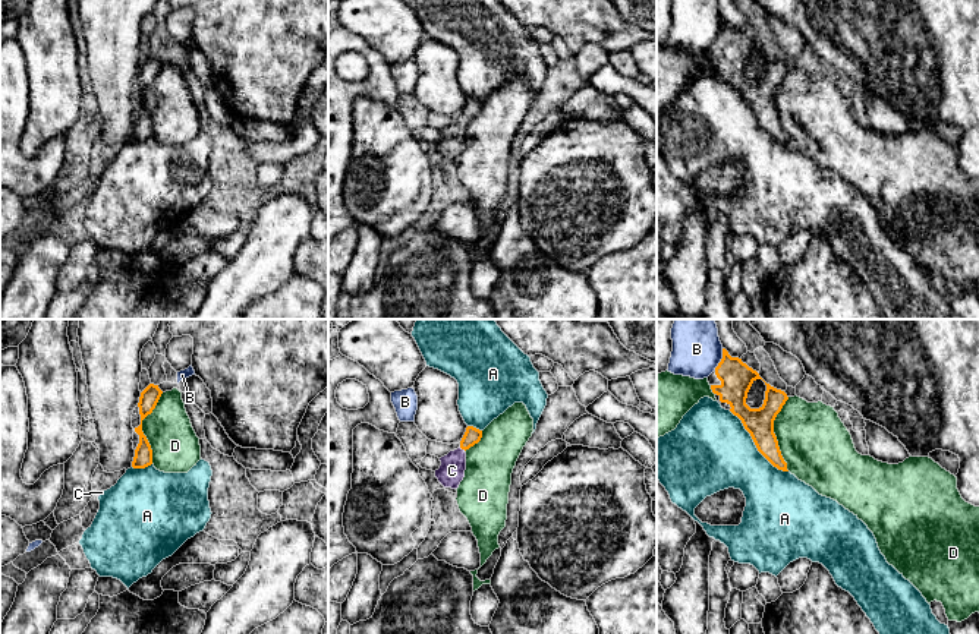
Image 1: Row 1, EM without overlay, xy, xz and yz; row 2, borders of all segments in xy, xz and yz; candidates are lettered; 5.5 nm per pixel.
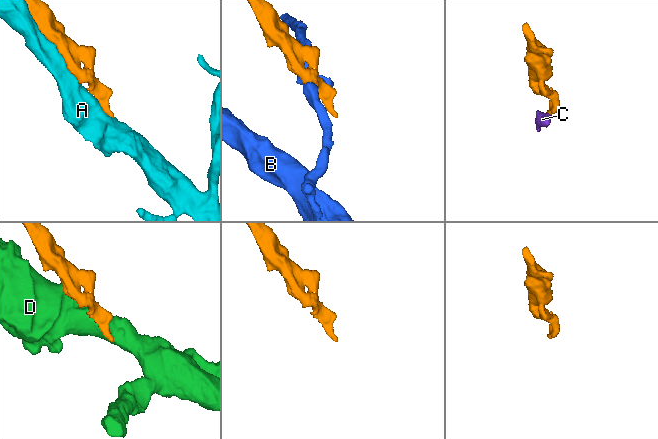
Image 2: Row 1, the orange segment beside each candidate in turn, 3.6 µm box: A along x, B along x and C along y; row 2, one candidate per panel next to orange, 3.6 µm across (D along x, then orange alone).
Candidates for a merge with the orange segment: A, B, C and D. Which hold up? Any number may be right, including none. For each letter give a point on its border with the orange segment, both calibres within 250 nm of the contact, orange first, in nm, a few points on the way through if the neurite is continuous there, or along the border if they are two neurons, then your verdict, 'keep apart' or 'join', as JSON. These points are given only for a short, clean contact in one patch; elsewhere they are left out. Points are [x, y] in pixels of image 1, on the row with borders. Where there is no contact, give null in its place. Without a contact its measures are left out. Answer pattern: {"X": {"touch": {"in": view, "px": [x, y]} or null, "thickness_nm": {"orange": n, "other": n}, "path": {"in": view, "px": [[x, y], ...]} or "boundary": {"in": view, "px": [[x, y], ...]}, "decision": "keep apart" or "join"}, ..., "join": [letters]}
{"A": {"touch": {"in": "yz", "px": [755, 444]}, "thickness_nm": {"orange": 160, "other": 440}, "decision": "keep apart"}, "B": {"touch": {"in": "yz", "px": [721, 359]}, "thickness_nm": {"orange": 180, "other": 280}, "decision": "keep apart"}, "C": {"touch": {"in": "xz", "px": [462, 448]}, "thickness_nm": {"orange": 90, "other": 140}, "path": {"in": "xz", "px": [[472, 435], [462, 448], [452, 470]]}, "decision": "join"}, "D": {"touch": {"in": "yz", "px": [774, 434]}, "thickness_nm": {"orange": 160, "other": 380}, "decision": "keep apart"}, "join": ["C"]}

